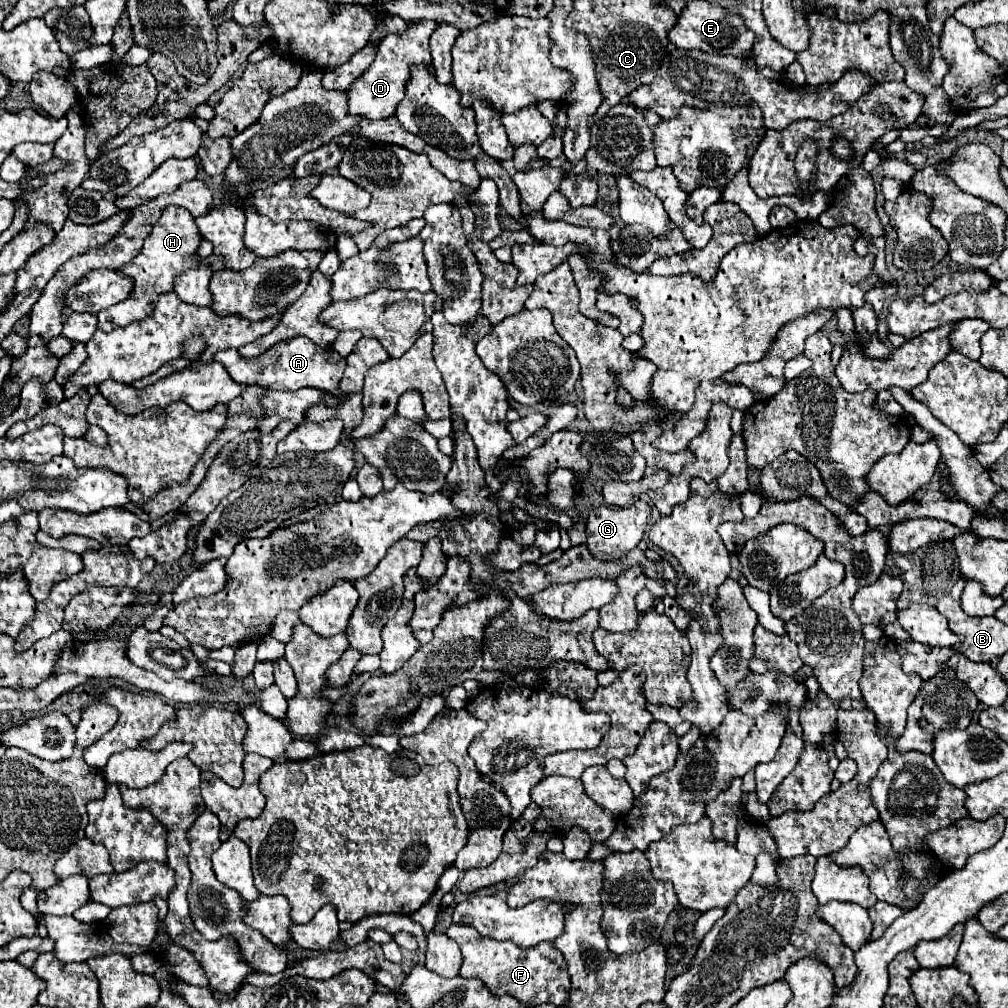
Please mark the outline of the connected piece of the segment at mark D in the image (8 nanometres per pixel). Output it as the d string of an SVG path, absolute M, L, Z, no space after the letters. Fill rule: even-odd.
M421 20L407 28L405 34L389 34L377 44L377 54L369 70L359 76L351 88L349 88L349 114L367 118L367 120L383 120L395 114L397 104L403 100L403 90L409 78L409 66L411 64L431 64L429 54L429 36L433 34L437 22L433 20Z

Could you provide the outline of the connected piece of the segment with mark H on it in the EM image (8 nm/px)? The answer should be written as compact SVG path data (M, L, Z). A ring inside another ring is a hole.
M167 206L161 212L159 222L151 228L149 236L143 242L143 248L139 250L139 254L123 264L117 272L123 276L129 276L133 280L133 290L129 294L127 300L123 300L121 304L115 304L103 312L97 314L99 318L99 328L101 330L113 330L113 328L121 328L127 326L135 320L143 320L147 318L147 314L151 314L151 310L155 308L155 298L159 298L159 294L173 290L173 280L175 274L197 266L199 262L195 260L195 250L199 246L199 238L197 238L197 224L195 218L179 206Z

